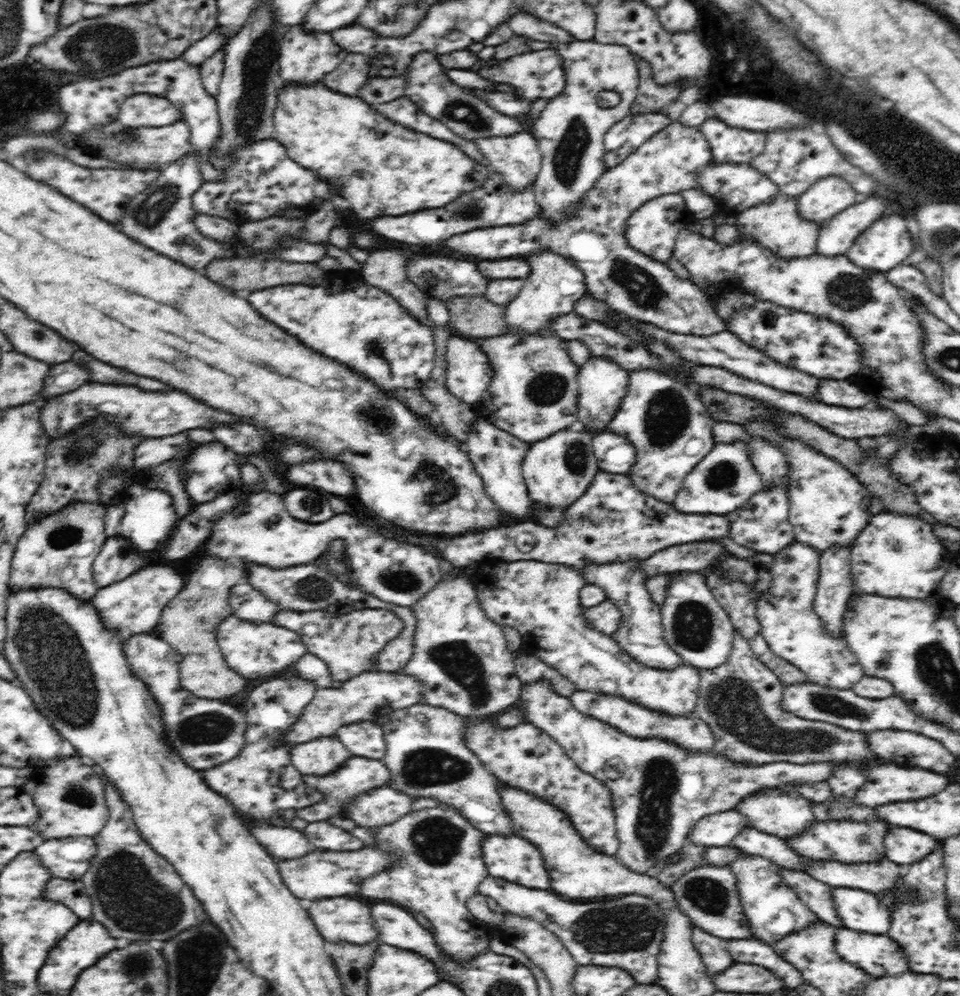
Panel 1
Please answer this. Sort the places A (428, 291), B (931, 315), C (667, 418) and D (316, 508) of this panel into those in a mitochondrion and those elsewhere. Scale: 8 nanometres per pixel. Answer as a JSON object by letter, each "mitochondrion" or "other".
{"A":"other","B":"other","C":"mitochondrion","D":"mitochondrion"}

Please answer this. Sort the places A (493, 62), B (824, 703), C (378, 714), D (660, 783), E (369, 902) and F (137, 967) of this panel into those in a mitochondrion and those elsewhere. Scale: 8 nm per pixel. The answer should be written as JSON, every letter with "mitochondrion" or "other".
{"A":"other","B":"mitochondrion","C":"other","D":"mitochondrion","E":"other","F":"mitochondrion"}

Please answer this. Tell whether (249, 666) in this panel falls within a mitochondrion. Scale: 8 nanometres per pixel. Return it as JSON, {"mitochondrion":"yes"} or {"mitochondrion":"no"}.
{"mitochondrion":"no"}

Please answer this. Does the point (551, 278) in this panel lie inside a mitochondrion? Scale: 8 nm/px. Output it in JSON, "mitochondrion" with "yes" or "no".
{"mitochondrion":"yes"}

